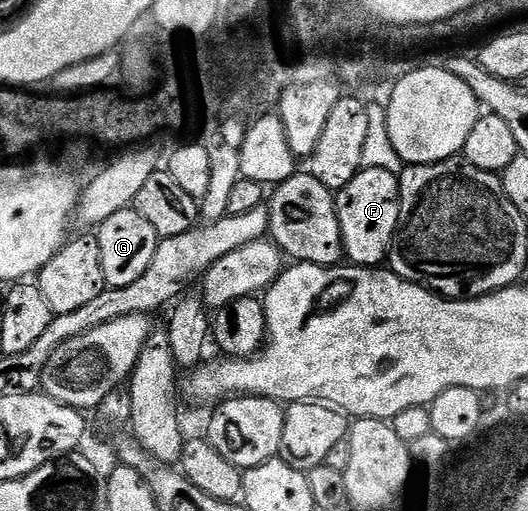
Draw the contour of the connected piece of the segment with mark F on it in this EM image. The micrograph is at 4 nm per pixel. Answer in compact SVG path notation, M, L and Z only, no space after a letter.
M364 168L357 176L353 176L353 180L349 180L349 184L345 184L343 190L335 194L335 207L346 261L357 266L382 267L388 261L391 241L395 238L395 229L399 223L399 175L381 168Z

